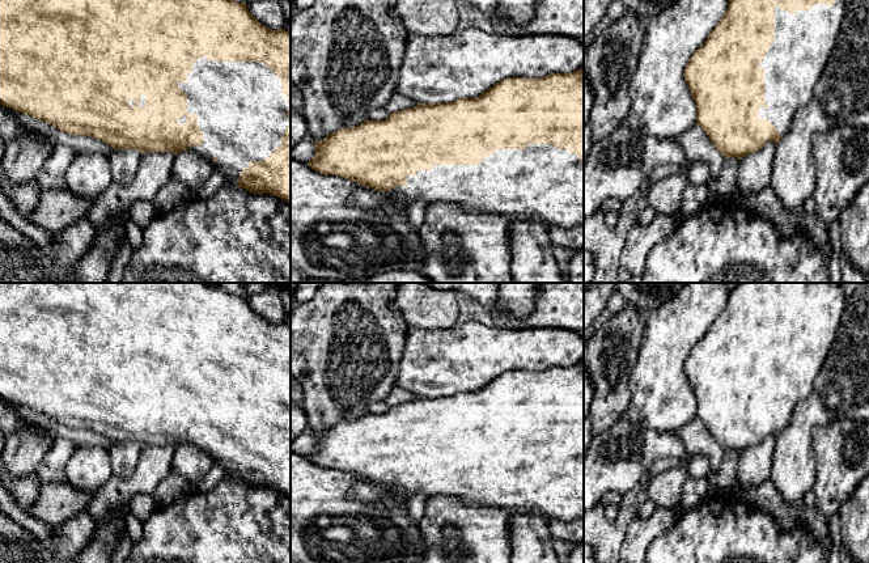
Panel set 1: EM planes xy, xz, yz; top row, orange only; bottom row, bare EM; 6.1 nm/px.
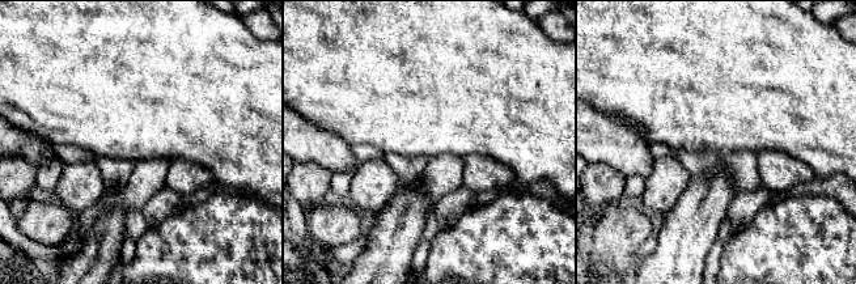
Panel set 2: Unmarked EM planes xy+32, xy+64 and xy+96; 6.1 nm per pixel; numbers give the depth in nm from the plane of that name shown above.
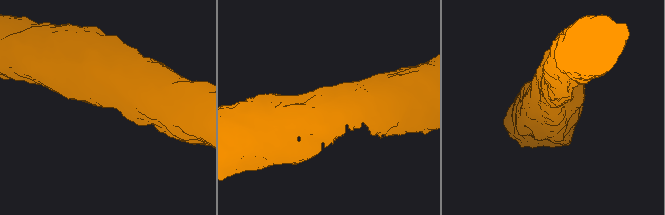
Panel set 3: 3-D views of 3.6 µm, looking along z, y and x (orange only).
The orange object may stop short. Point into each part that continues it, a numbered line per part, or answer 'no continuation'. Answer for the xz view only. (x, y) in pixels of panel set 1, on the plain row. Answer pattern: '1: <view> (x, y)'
1: xz (543, 477)

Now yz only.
1: yz (804, 334)

